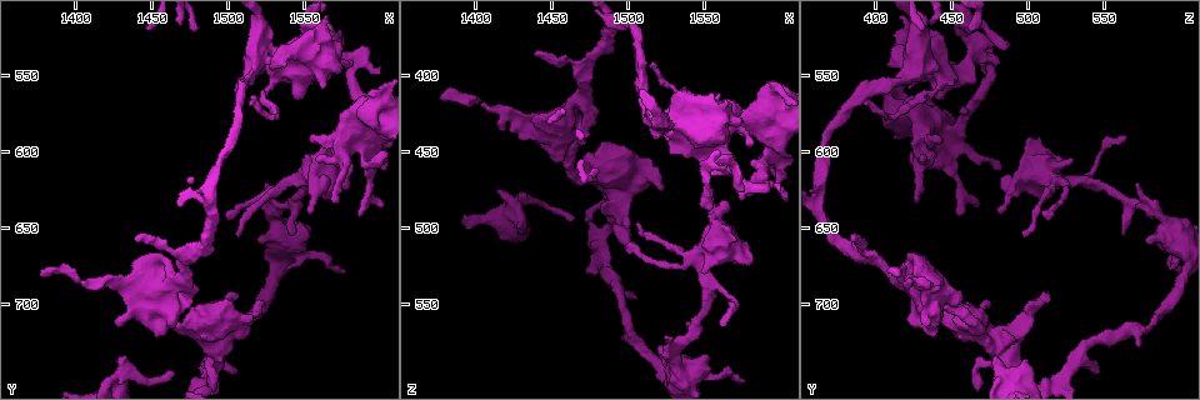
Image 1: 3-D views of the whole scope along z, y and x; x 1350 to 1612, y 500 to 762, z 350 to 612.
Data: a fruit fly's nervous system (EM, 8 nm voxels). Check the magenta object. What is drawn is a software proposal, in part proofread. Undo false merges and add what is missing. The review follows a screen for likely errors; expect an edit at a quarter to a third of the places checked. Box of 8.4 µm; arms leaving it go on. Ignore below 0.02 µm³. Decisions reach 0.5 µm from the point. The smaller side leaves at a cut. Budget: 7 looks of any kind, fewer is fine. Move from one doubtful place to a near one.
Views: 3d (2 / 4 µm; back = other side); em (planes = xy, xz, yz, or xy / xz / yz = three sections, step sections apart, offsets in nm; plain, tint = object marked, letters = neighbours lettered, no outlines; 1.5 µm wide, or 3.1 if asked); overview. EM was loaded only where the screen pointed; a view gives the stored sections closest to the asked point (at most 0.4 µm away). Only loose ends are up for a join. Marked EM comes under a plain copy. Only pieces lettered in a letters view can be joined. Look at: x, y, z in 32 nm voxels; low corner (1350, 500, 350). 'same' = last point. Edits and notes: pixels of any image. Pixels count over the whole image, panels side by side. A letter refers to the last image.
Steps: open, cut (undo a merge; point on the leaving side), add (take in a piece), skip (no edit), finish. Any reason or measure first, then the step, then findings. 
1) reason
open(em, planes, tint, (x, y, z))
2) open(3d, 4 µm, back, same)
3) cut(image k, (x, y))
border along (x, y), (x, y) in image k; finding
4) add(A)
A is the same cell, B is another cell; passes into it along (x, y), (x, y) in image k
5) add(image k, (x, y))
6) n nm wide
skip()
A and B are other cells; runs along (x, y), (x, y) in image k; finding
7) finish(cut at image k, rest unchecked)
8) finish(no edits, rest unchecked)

branch stops here
open(em, planes, letters, (1580, 608, 520))

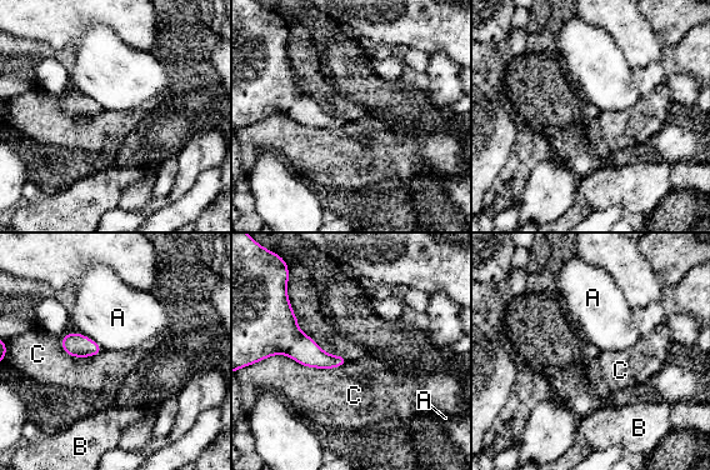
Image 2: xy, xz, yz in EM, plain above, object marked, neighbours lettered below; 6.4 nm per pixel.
skip()
A, B and C are other cells; border along (80, 333), (104, 349) in image 2; none of them fits

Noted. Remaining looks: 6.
stops while still wide
open(em, yz, step 4, letters, (1538, 544, 408))

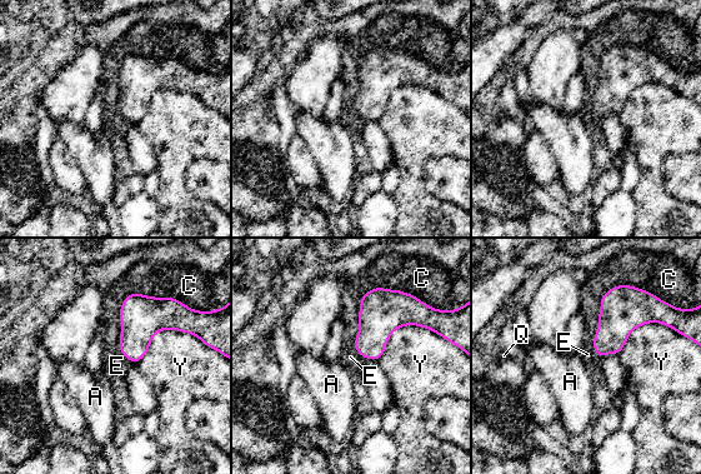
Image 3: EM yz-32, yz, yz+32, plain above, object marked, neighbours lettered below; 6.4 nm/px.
skip()
A, C, E, Q and Y are other cells; none of them fits

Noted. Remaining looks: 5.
open(em, planes, tint, (1506, 744, 544))

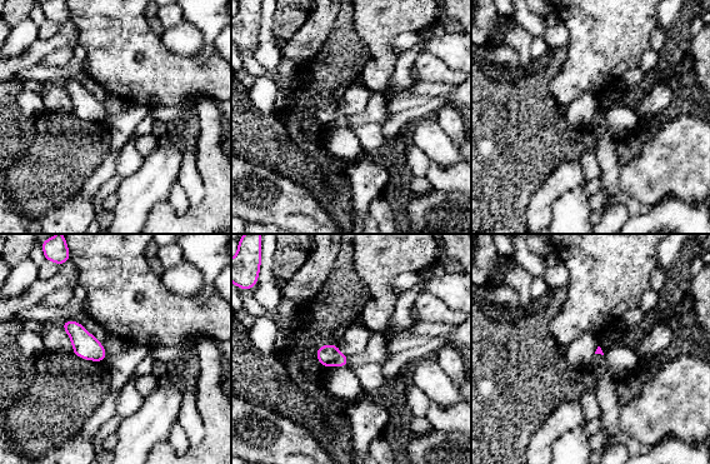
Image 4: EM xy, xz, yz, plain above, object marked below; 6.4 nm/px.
open(em, planes, letters, same)

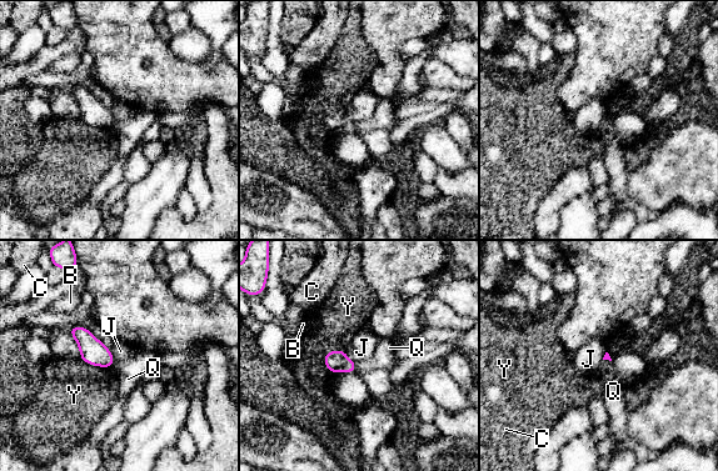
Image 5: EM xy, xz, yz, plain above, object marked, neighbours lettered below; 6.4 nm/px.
skip()
B, C, J, Q and Y are other cells; border along (80, 325), (110, 351), (113, 366) in image 5; none of them fits

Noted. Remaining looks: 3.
finish(no edits, rest unchecked)

